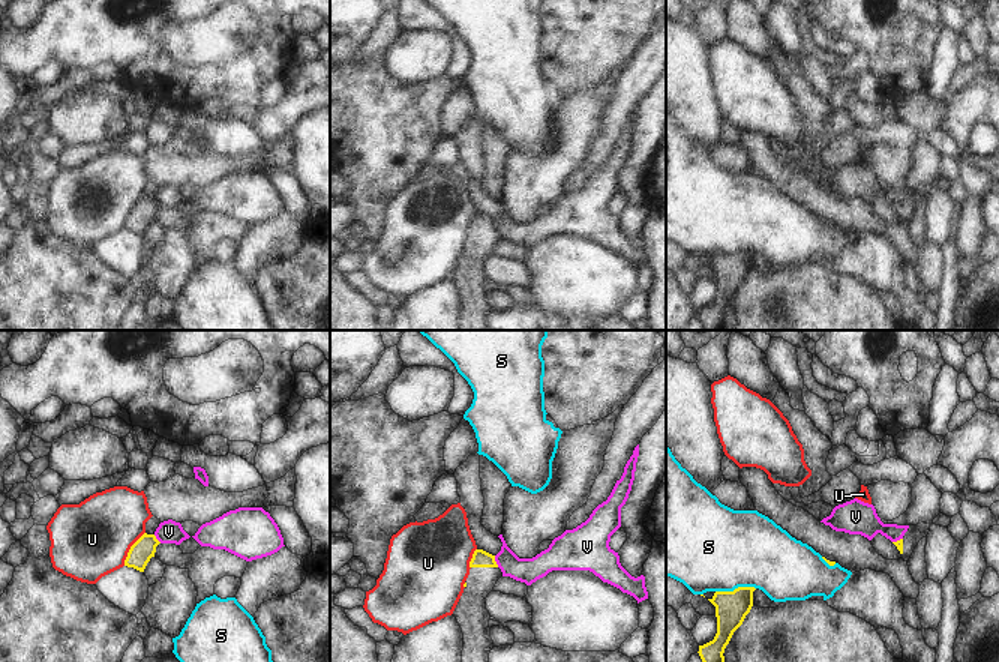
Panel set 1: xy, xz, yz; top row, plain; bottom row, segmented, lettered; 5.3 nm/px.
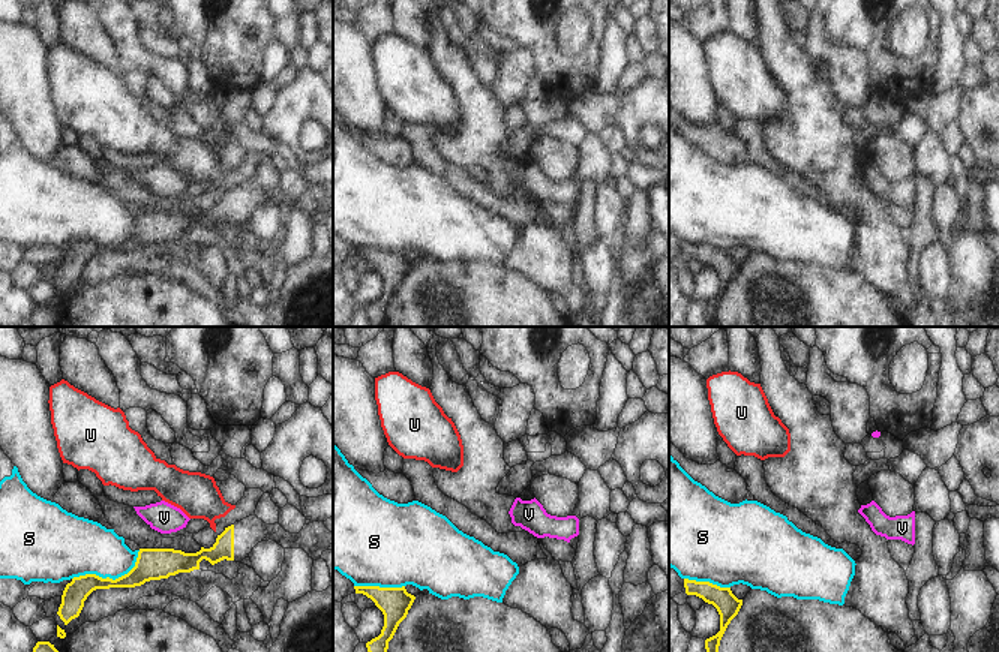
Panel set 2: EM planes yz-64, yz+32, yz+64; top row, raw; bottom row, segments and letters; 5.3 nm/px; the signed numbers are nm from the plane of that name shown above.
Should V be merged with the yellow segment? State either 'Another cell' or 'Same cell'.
Another cell.

